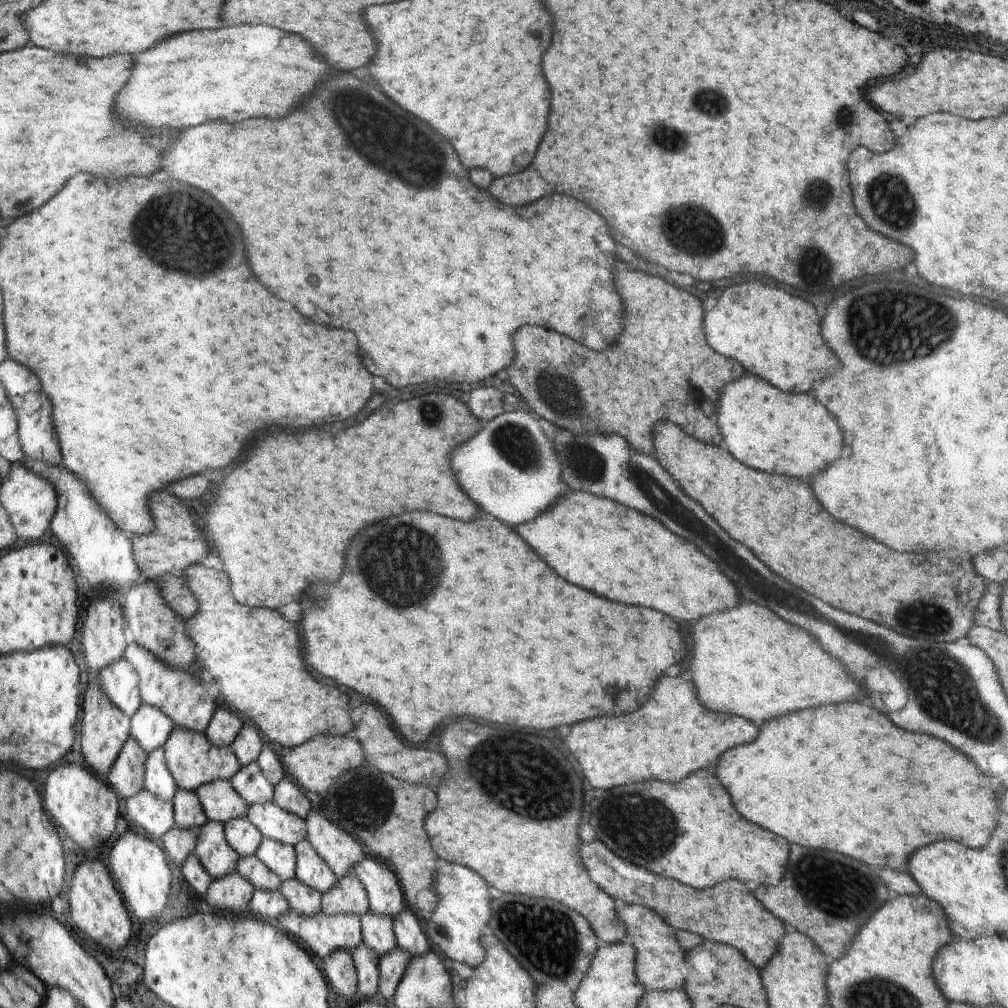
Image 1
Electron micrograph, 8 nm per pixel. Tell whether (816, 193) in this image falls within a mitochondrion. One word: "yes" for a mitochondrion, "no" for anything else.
yes

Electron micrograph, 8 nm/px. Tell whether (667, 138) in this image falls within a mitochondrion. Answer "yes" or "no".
yes

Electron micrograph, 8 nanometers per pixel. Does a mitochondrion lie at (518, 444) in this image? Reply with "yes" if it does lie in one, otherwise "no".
yes

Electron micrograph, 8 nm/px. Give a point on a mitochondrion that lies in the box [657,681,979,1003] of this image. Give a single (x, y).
(837, 889)

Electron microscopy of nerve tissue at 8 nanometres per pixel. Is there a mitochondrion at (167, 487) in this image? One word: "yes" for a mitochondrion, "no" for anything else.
no

